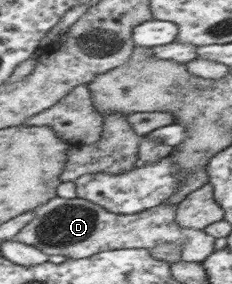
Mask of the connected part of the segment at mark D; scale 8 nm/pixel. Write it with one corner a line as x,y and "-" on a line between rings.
56,197
36,210
37,219
27,225
16,239
37,246
50,256
67,255
73,259
83,259
97,256
107,250
151,249
173,244
183,249
183,261
197,263
206,260
216,251
215,237
203,230
184,229
177,225
177,204
163,203
138,214
121,215
113,213
104,205
81,197
70,200

